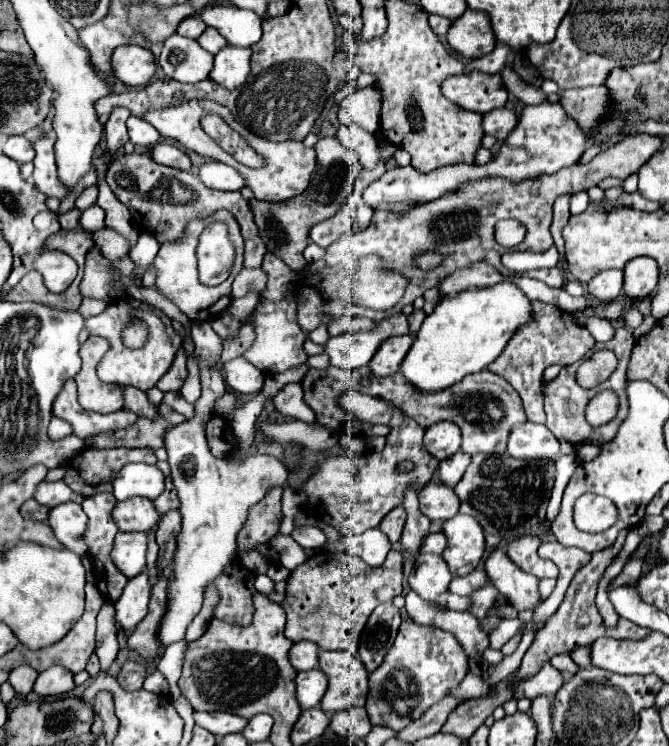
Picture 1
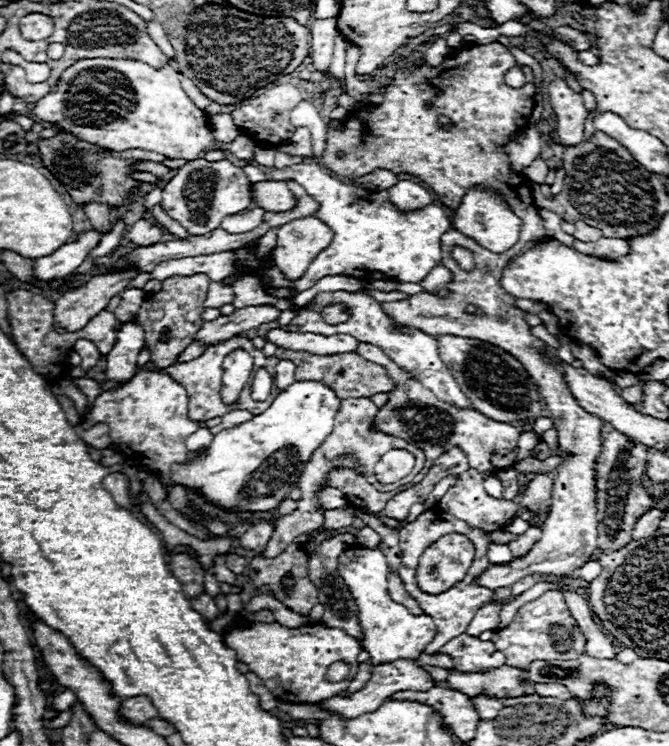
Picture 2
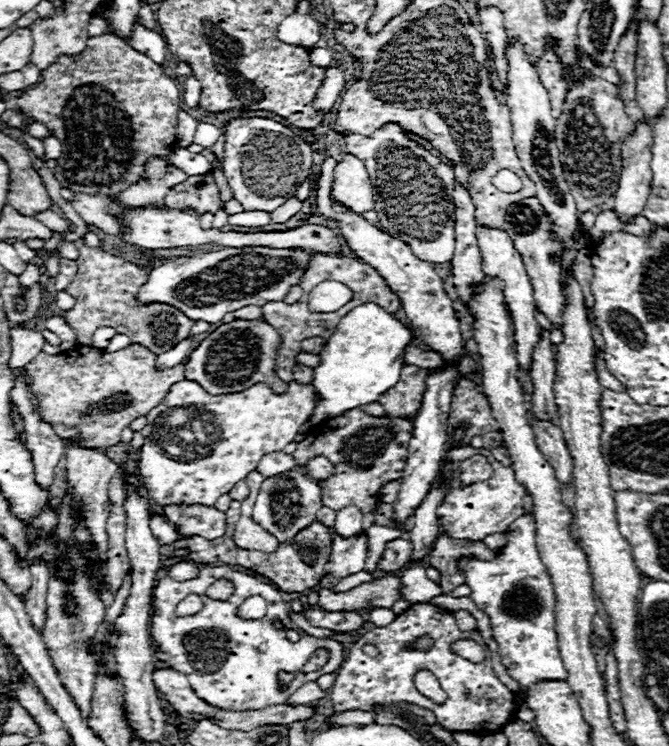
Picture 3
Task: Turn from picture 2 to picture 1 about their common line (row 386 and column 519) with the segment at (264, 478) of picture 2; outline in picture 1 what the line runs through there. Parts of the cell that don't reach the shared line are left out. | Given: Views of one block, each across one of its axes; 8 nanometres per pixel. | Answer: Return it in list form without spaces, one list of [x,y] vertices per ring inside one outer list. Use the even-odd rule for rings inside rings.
[[[506,280],[494,286],[458,292],[456,296],[444,298],[436,310],[426,316],[400,370],[418,390],[440,392],[494,362],[512,334],[520,326],[532,322],[532,318],[532,302],[514,282]]]

